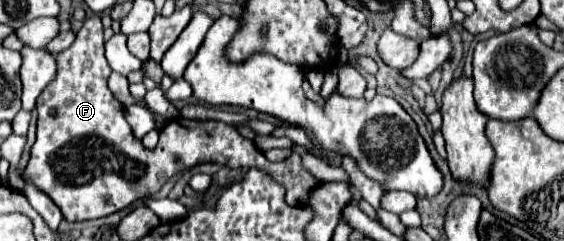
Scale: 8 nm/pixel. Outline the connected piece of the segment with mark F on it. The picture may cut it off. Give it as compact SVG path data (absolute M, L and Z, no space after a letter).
M93 16L83 22L75 42L57 54L57 78L37 98L37 114L39 114L37 142L31 148L31 158L23 176L27 182L33 182L53 198L53 202L61 208L63 216L69 222L93 220L119 212L139 198L153 196L161 188L161 182L165 184L171 178L171 174L177 174L201 162L219 162L229 168L265 168L279 184L285 186L285 201L295 203L295 207L307 201L313 188L317 188L317 184L323 184L303 166L303 158L299 152L293 152L289 158L281 162L269 162L265 154L257 150L249 138L243 138L231 124L223 124L217 120L185 120L185 118L171 120L161 130L159 144L153 150L147 150L141 144L141 140L133 136L123 114L123 104L115 100L115 96L107 88L109 74L111 70L103 54L103 24L99 16Z

